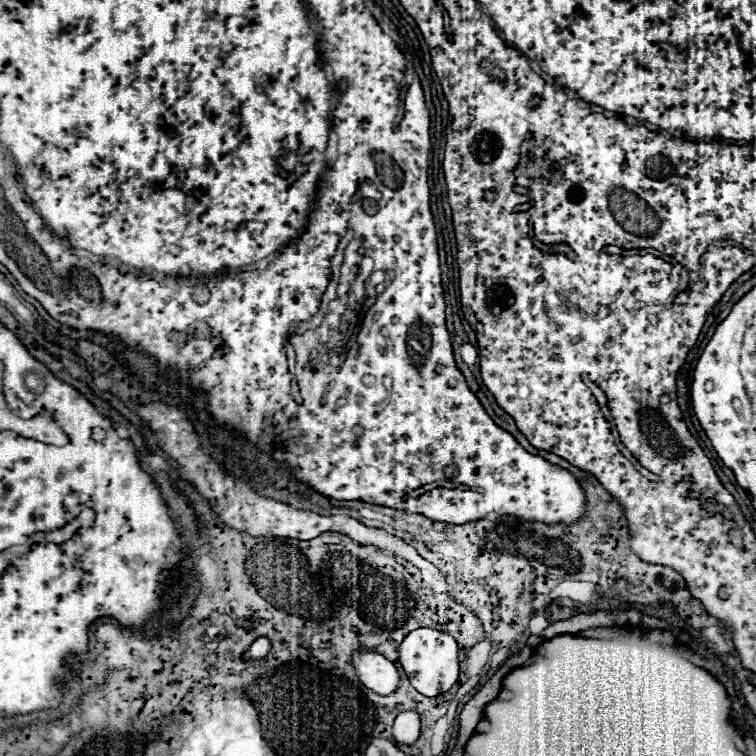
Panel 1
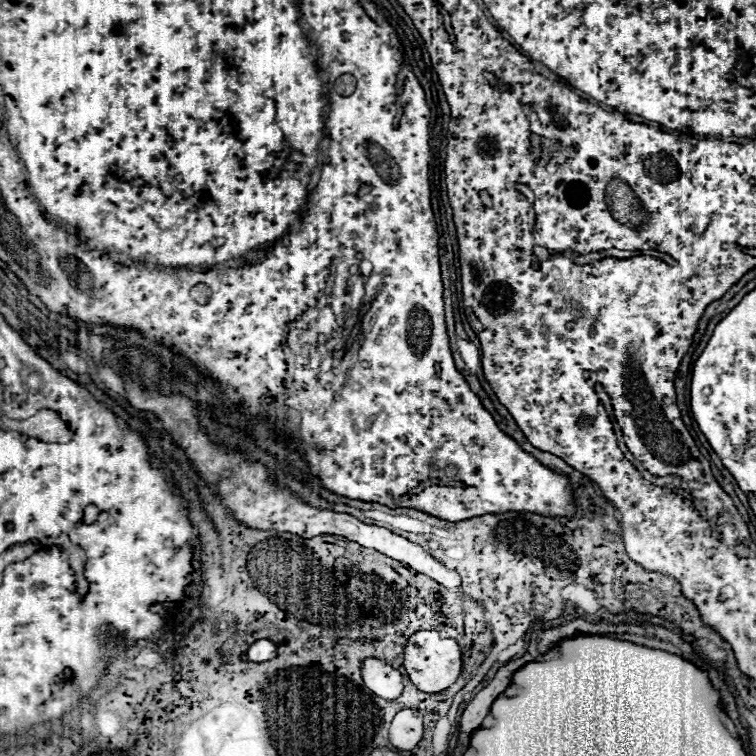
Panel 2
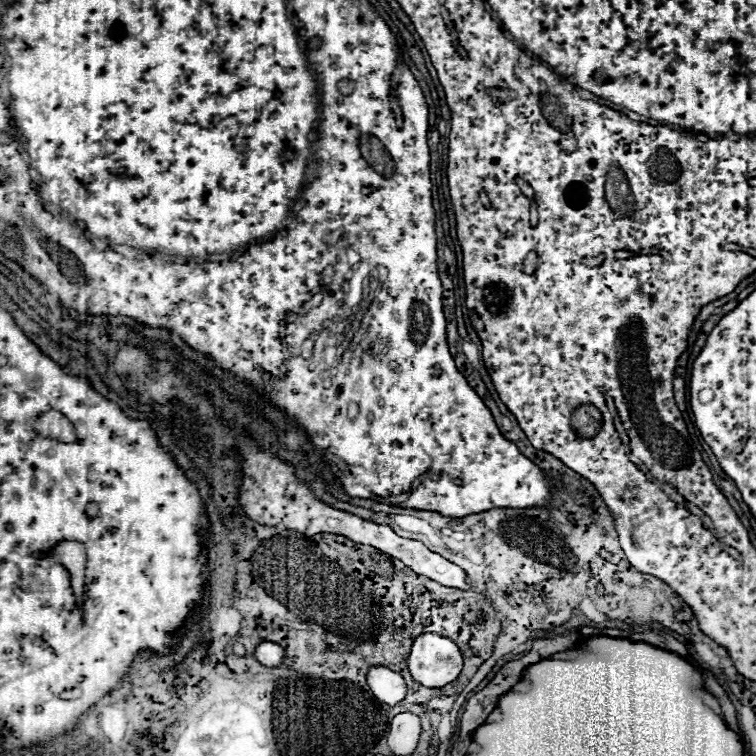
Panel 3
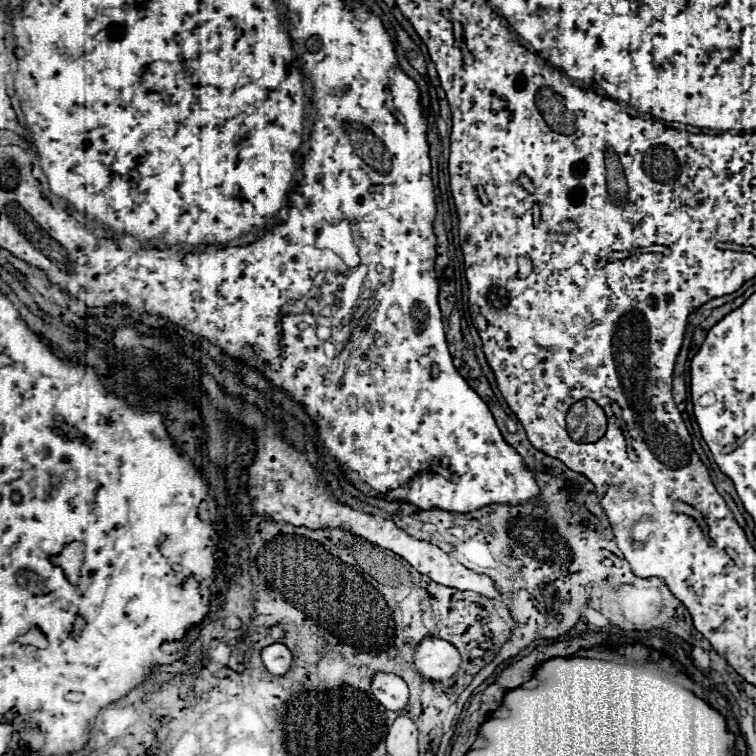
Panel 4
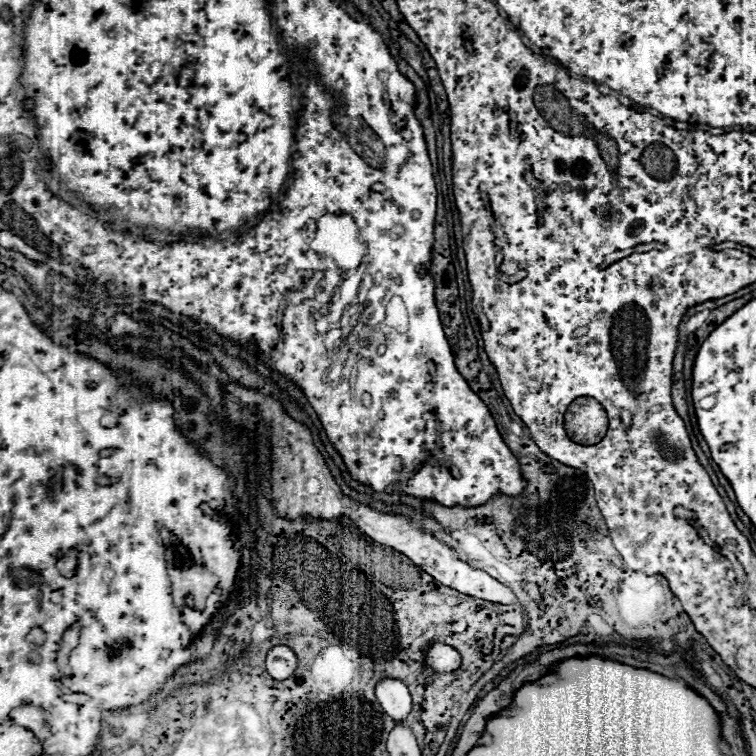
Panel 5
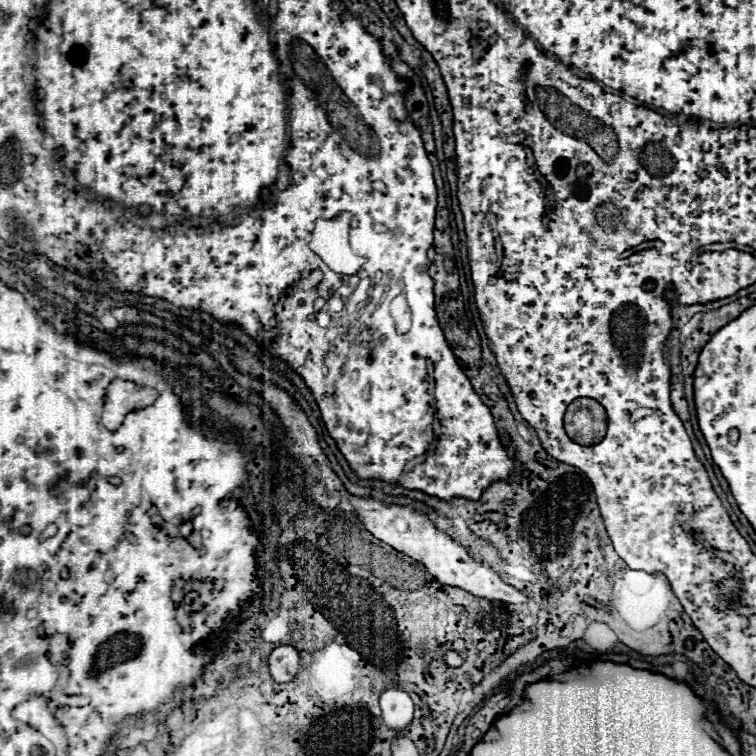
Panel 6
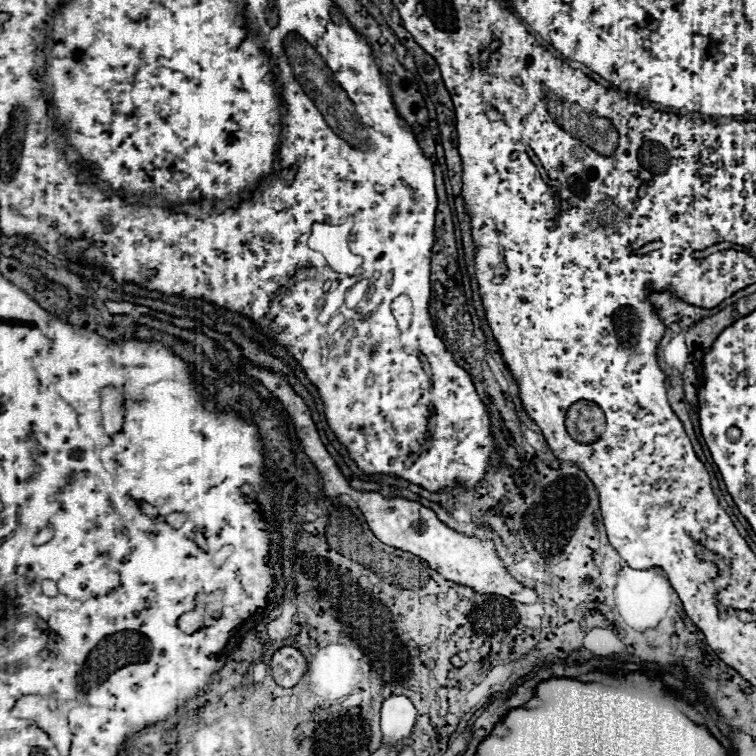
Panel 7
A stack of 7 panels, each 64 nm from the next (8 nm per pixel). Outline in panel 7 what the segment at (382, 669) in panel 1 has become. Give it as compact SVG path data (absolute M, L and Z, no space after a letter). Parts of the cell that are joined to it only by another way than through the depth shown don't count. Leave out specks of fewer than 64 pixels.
M398 694L388 696L382 702L382 734L386 744L402 744L404 738L410 736L416 722L416 710L412 710L410 698Z

